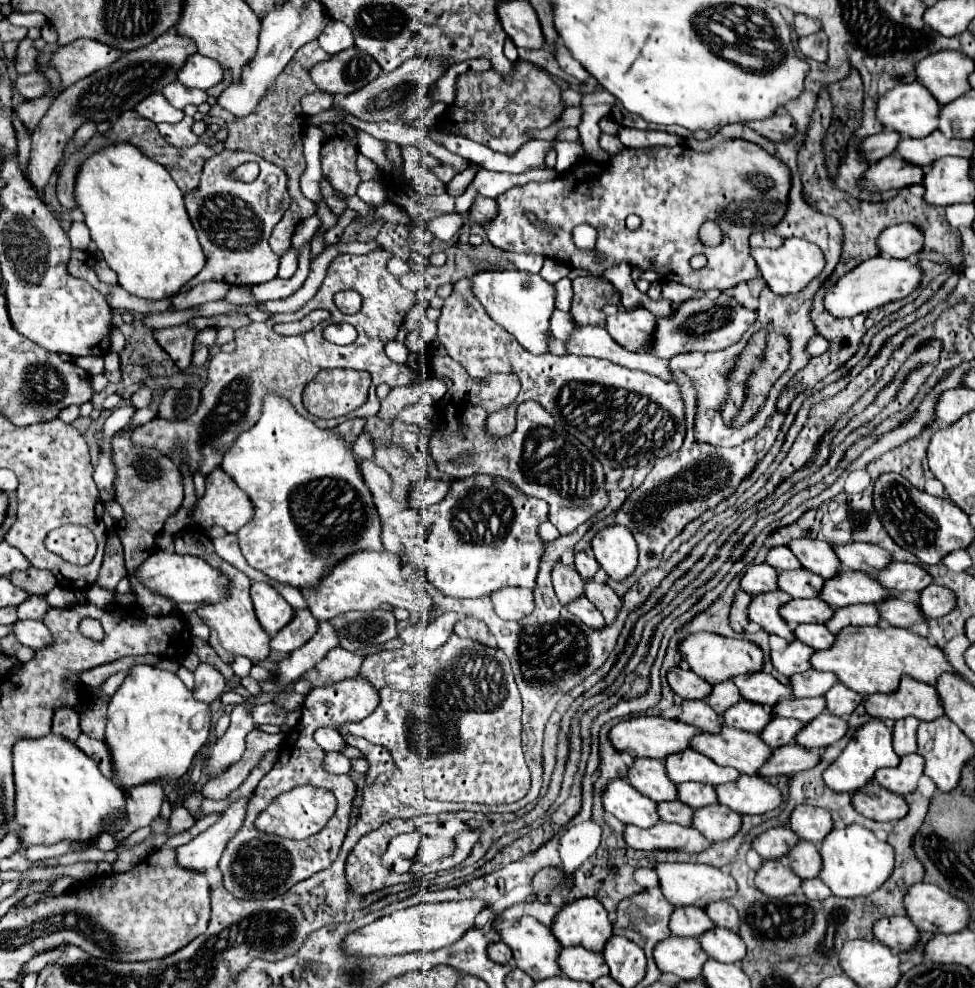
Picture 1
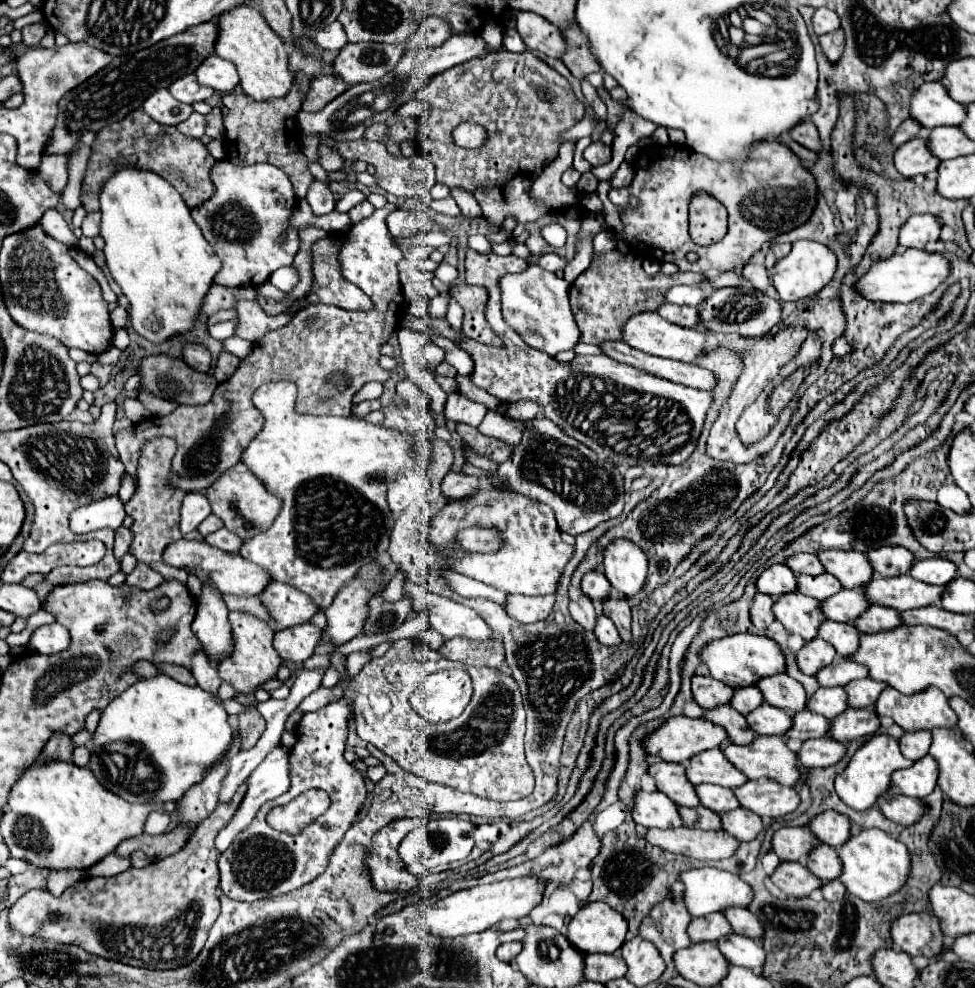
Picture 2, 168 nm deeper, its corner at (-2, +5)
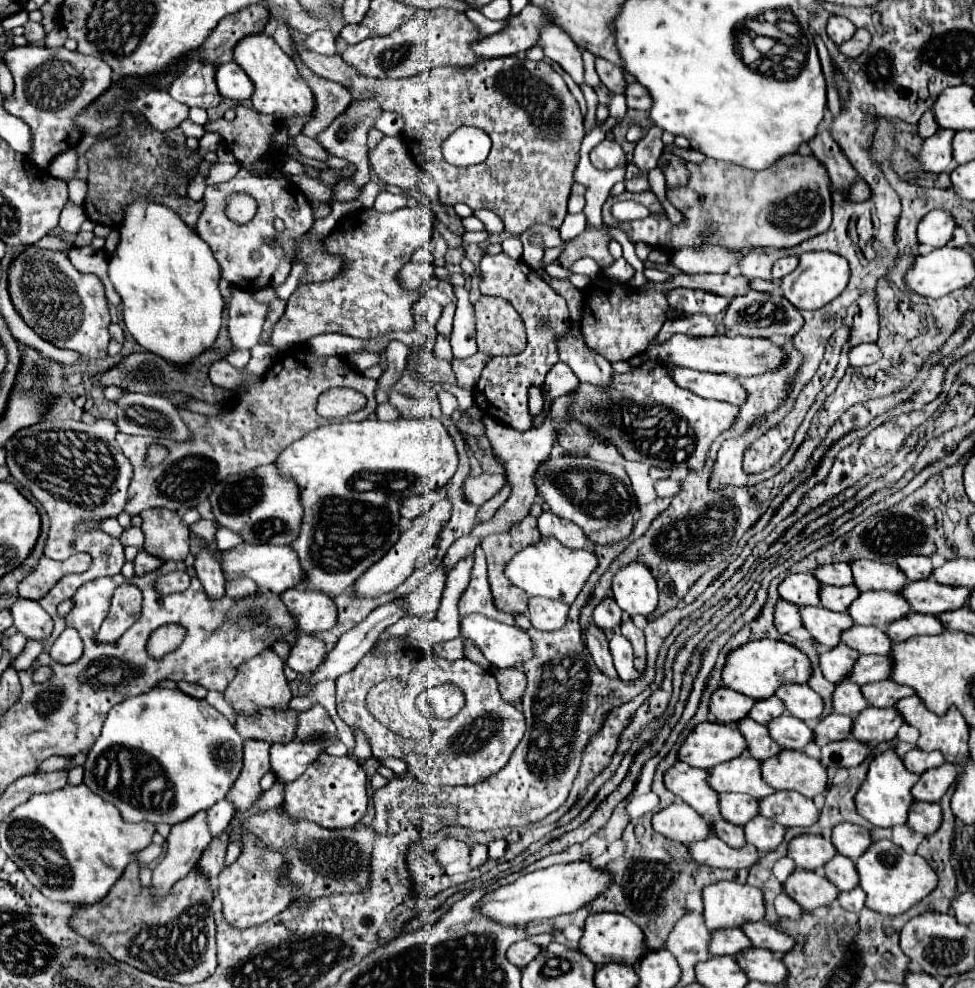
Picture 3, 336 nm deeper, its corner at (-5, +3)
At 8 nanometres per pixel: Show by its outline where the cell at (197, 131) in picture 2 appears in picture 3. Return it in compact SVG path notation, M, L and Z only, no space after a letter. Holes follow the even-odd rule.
M186 119L182 125L180 125L180 129L186 133L186 137L202 137L204 135L204 127L202 125L198 125L198 123L194 123L194 121L190 121L190 119Z

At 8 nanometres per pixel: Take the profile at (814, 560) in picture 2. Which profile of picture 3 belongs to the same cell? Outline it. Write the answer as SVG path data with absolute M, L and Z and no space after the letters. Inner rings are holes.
M830 563L824 567L816 567L816 571L812 571L812 575L822 583L822 585L836 585L836 587L844 587L852 583L852 571L848 563Z

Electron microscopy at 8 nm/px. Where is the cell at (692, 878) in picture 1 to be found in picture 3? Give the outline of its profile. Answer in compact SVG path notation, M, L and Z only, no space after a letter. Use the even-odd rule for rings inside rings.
M720 881L702 889L704 923L710 931L742 927L746 921L764 917L762 891L736 881Z

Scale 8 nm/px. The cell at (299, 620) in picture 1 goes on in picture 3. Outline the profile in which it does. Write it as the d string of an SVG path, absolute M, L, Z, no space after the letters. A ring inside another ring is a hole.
M298 635L290 649L286 665L296 673L312 673L322 663L324 655L326 649L322 639L314 635Z

